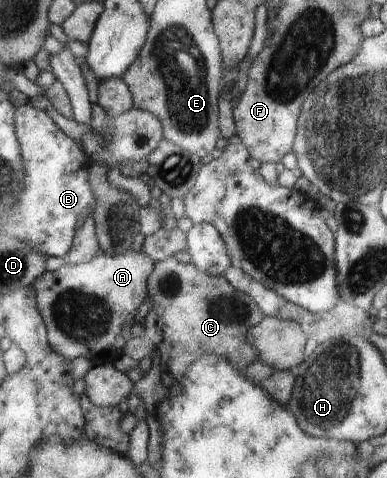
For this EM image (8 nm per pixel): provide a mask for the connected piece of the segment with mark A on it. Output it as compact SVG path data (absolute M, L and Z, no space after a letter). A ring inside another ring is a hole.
M129 250L126 254L111 255L100 253L95 259L84 264L66 261L62 268L46 271L33 283L38 295L38 306L47 320L50 344L55 351L71 361L77 357L93 359L97 364L112 363L122 353L123 347L134 337L133 327L137 324L137 313L145 301L150 300L148 281L155 271L156 261L142 251Z

